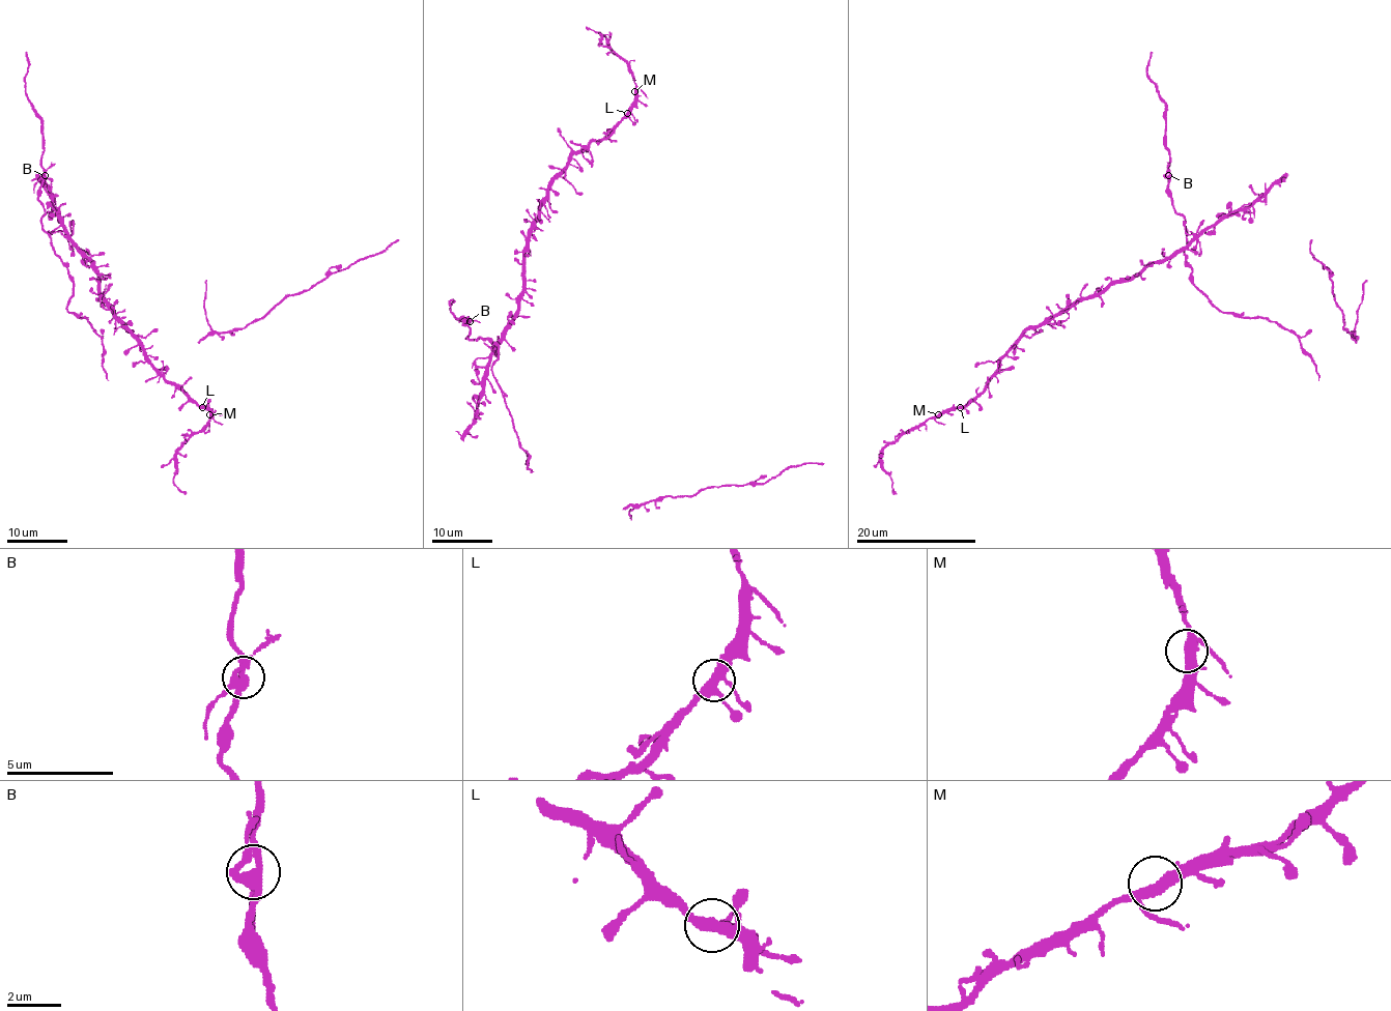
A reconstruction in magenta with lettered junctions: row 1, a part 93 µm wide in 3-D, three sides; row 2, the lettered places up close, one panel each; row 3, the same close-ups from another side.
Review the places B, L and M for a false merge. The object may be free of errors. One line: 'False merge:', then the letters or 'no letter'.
False merge: B

